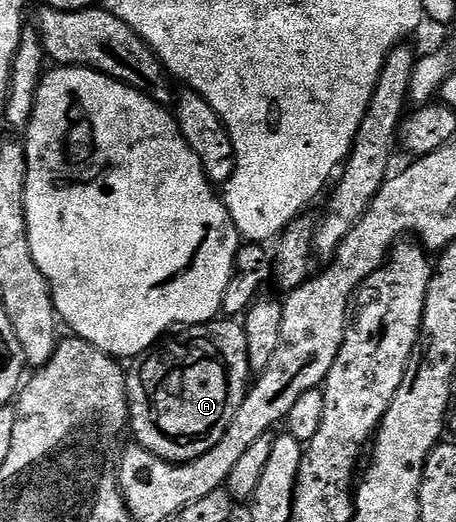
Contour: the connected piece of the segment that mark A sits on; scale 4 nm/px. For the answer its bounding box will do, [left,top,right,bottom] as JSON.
[125,317,251,463]

